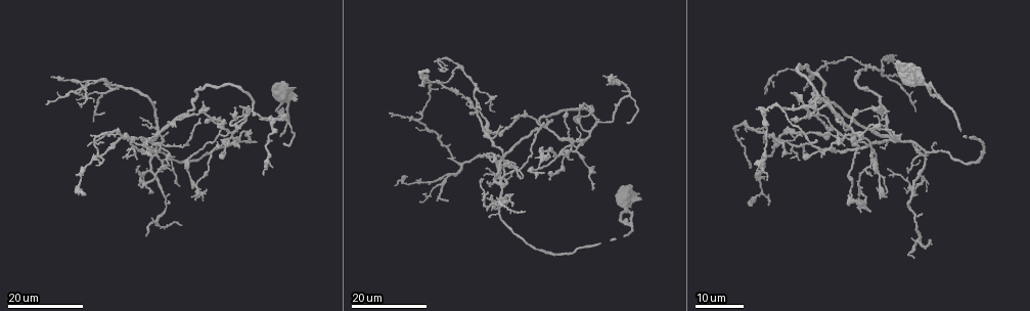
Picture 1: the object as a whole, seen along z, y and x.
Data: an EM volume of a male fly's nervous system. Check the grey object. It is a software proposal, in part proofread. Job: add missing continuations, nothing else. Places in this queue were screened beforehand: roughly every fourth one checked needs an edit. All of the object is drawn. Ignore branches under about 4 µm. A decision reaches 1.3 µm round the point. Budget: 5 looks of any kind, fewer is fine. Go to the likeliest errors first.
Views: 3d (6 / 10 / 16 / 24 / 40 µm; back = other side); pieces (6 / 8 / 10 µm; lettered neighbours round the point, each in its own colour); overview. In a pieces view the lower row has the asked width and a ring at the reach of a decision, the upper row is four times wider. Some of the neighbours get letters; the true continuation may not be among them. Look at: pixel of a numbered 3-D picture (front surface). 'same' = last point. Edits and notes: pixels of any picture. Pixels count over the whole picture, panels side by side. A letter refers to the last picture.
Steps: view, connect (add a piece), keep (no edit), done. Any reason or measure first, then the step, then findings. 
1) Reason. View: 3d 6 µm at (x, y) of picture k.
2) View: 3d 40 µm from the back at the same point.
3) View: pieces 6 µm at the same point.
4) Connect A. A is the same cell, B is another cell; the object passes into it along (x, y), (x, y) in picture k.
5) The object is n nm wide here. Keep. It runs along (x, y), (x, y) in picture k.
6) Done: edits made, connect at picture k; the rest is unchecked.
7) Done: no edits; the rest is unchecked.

Branch stops here. View: 3d 16 µm at (805, 90) of picture 1.

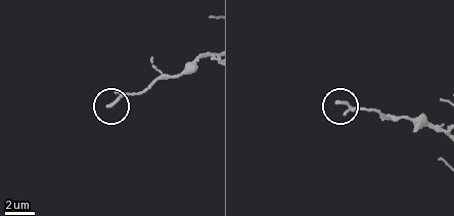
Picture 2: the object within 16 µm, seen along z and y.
View: pieces 10 µm at (338, 100) of picture 2.

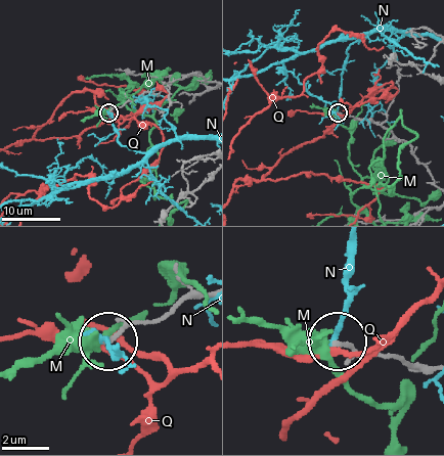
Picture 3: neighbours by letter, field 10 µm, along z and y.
Keep. M, N and Q are other cells; none of them fits.

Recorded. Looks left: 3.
Free end. View: 3d 24 µm at (629, 122) of picture 1.

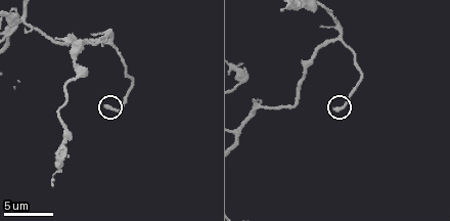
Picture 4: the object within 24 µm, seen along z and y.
View: pieces 10 µm at (108, 105) of picture 4.

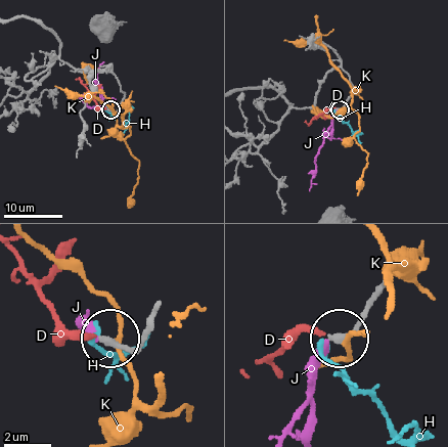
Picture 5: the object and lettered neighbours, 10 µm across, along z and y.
The object is 290 nm wide here. Keep. D, H, J and K are other cells; no lettered piece goes on from it.

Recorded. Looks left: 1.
Done: no edits; the rest is unchecked.

